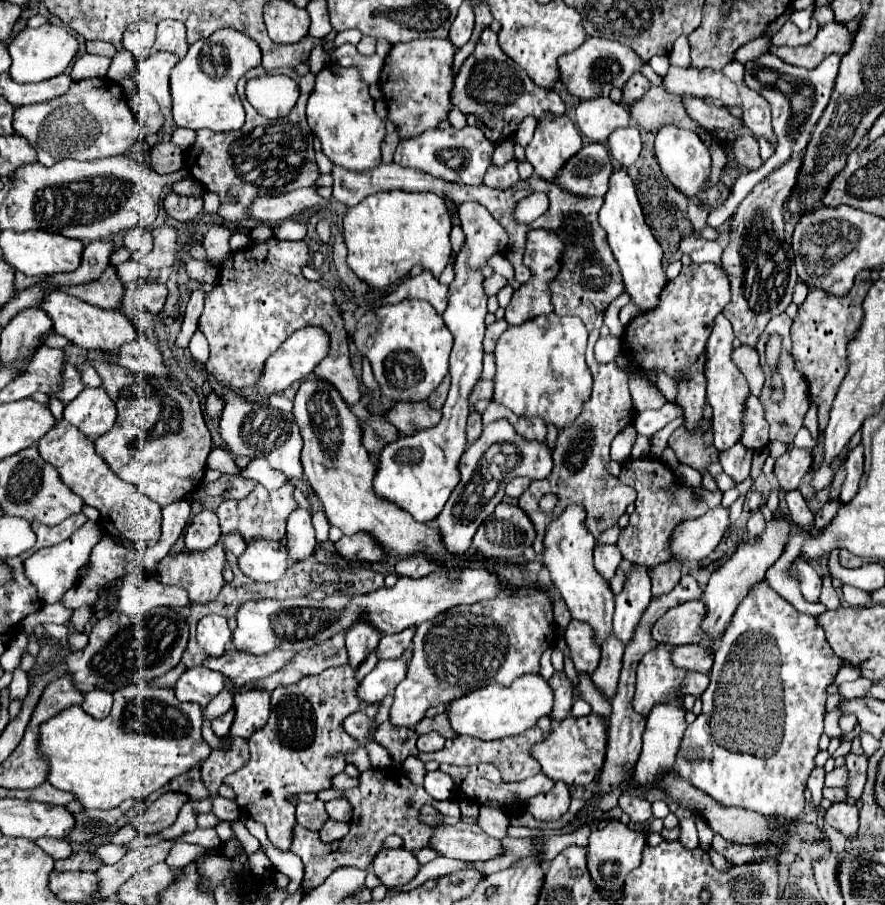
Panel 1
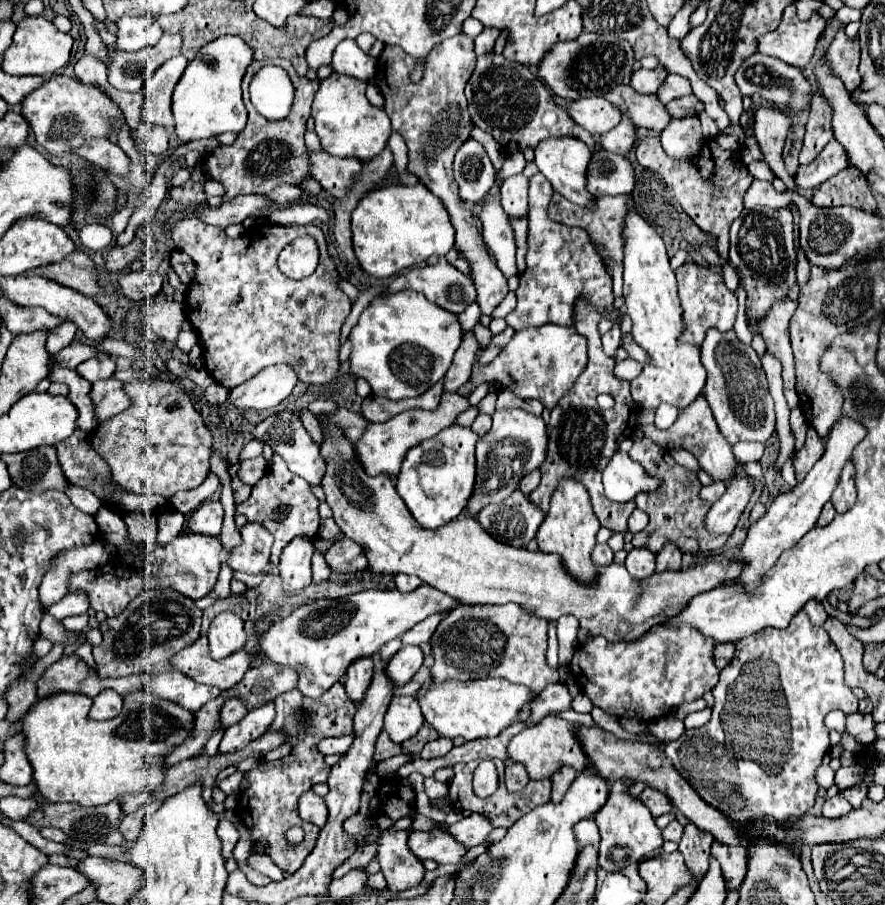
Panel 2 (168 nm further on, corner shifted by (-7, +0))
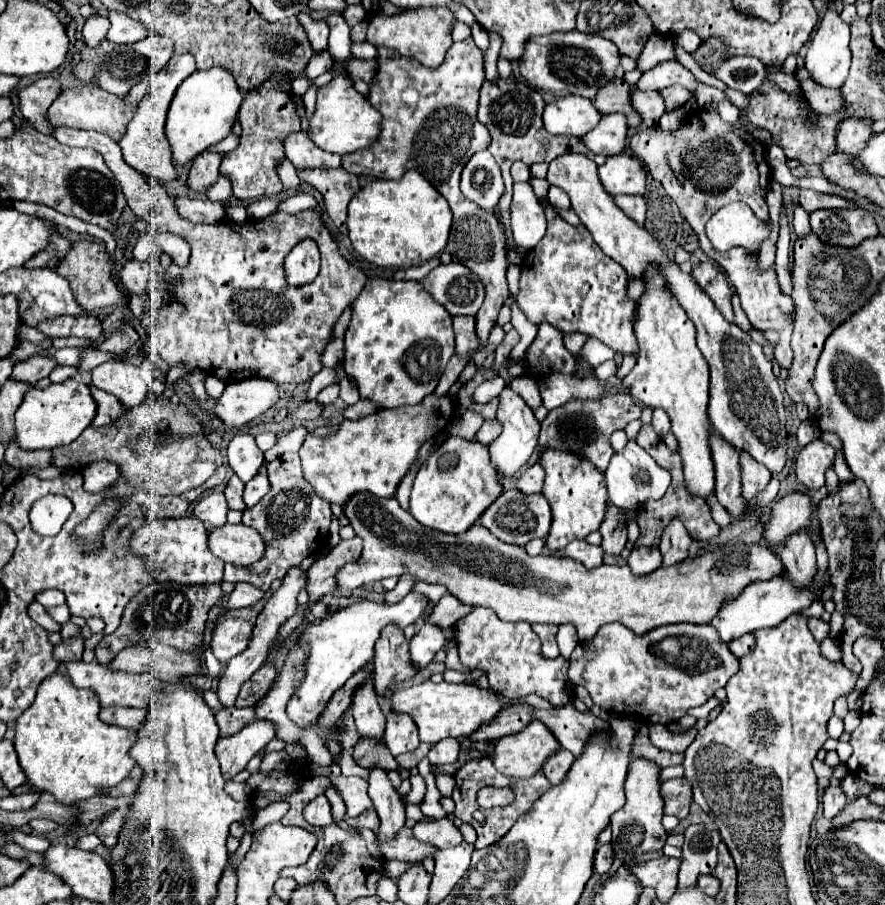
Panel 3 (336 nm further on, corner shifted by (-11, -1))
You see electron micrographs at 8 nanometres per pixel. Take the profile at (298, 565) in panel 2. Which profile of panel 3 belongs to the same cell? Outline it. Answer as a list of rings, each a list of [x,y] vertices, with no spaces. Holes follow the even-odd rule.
[[[293,566],[293,568],[289,568],[285,580],[281,582],[281,588],[271,594],[265,608],[257,616],[253,636],[249,640],[249,648],[245,648],[245,652],[241,652],[239,656],[229,660],[229,664],[221,676],[221,682],[219,682],[219,700],[223,702],[223,706],[233,706],[241,684],[245,680],[249,680],[251,674],[255,674],[255,670],[259,670],[265,664],[265,660],[269,656],[269,648],[277,640],[277,628],[281,628],[281,624],[285,624],[285,620],[289,620],[289,616],[293,616],[293,612],[297,612],[297,596],[301,590],[305,590],[305,570],[299,566]]]

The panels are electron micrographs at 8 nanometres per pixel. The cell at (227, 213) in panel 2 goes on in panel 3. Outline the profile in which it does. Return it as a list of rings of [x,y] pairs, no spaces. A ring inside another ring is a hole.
[[[177,198],[175,206],[179,208],[179,214],[189,218],[191,222],[203,222],[203,224],[219,224],[227,222],[227,206],[221,202],[201,200],[201,198]]]

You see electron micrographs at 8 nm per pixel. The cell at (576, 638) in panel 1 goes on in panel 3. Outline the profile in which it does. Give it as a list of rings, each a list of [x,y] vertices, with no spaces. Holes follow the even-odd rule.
[[[619,622],[605,624],[591,642],[579,642],[569,660],[569,680],[589,690],[593,702],[613,716],[629,716],[645,724],[671,724],[687,714],[689,708],[705,704],[715,690],[739,670],[739,660],[729,652],[727,644],[717,636],[711,624],[669,624],[653,628],[637,636]]]

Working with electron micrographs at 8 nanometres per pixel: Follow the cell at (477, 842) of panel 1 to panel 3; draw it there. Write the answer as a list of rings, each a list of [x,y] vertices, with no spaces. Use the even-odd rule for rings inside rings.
[[[401,828],[399,834],[385,844],[379,844],[381,852],[385,858],[389,860],[403,860],[403,862],[423,862],[423,858],[427,856],[435,856],[437,848],[433,848],[431,844],[421,844],[421,840],[417,840],[411,832],[411,828]]]

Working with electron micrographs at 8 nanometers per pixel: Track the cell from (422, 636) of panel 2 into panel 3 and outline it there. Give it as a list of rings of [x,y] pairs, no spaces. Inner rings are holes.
[[[445,594],[445,596],[435,604],[435,608],[431,610],[427,622],[437,624],[441,630],[447,630],[449,626],[455,624],[455,620],[459,620],[461,616],[465,616],[465,614],[469,614],[469,612],[471,612],[471,606],[461,604],[461,602],[459,602],[455,596],[451,596],[451,594]]]

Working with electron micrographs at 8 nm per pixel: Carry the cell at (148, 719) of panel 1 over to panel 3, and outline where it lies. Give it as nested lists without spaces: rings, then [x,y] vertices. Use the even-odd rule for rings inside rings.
[[[51,674],[37,688],[37,698],[15,722],[15,750],[19,756],[19,764],[27,774],[31,786],[39,792],[49,792],[61,804],[75,804],[81,800],[89,800],[93,796],[101,796],[105,790],[115,788],[135,766],[135,760],[129,756],[129,748],[137,742],[137,730],[125,730],[99,720],[99,699],[87,688],[77,688],[69,684],[65,674]]]

